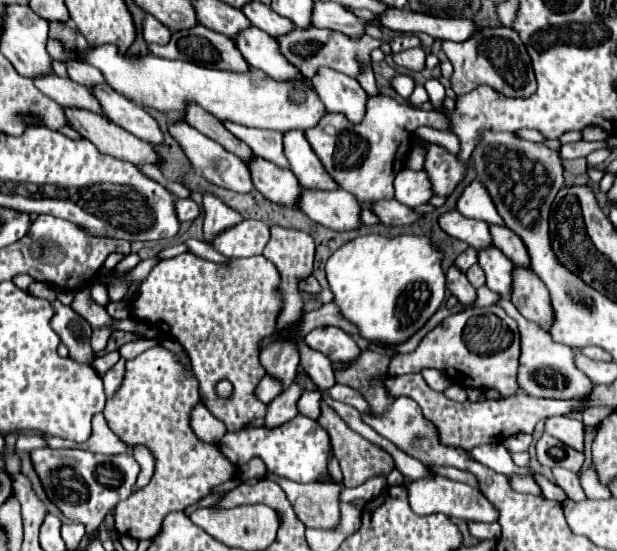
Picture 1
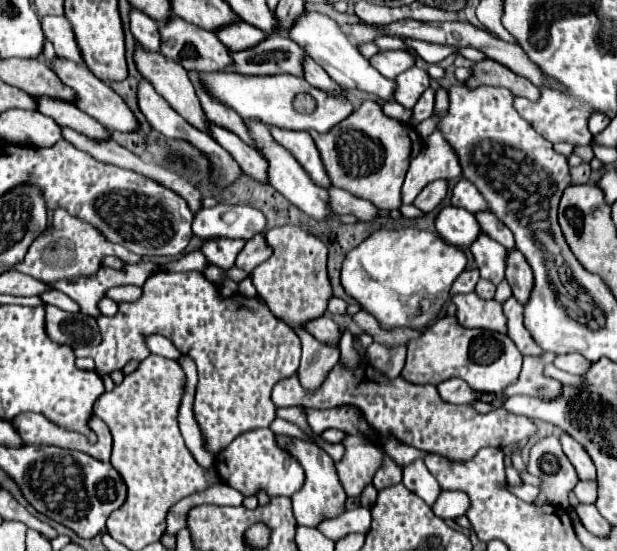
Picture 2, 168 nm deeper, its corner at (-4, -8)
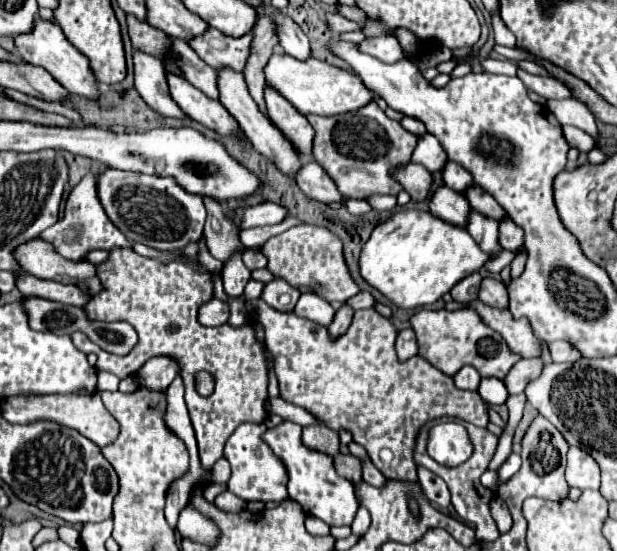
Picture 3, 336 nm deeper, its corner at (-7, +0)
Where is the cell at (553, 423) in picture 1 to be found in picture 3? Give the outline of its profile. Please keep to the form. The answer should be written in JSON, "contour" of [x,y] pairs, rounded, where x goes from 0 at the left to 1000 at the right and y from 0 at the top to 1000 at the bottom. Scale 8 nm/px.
{"contour":[[[924,811],[917,873],[924,884],[937,887],[969,887],[972,884],[972,848],[969,840],[943,815]]]}

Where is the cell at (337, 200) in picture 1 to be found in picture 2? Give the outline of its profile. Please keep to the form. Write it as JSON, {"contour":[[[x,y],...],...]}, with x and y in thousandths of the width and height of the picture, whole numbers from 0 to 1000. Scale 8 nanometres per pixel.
{"contour":[[[397,216],[400,234],[407,234],[407,252],[413,260],[413,270],[429,285],[436,307],[436,336],[442,336],[455,354],[462,354],[462,361],[468,361],[475,372],[481,372],[491,387],[504,390],[507,397],[527,397],[536,394],[540,387],[530,376],[530,347],[517,336],[511,336],[504,328],[504,321],[498,318],[498,310],[491,310],[488,296],[452,260],[446,260],[446,252],[436,241],[436,230],[426,230],[426,223],[413,223],[413,216]]]}

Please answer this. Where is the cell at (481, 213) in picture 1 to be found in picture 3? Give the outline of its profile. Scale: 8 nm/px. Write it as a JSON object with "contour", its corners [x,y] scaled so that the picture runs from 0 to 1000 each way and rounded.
{"contour":[[[736,292],[723,296],[723,303],[716,307],[716,321],[720,321],[723,339],[729,339],[729,343],[736,343],[742,350],[752,350],[759,339],[768,336],[765,318],[749,299],[742,299]]]}

